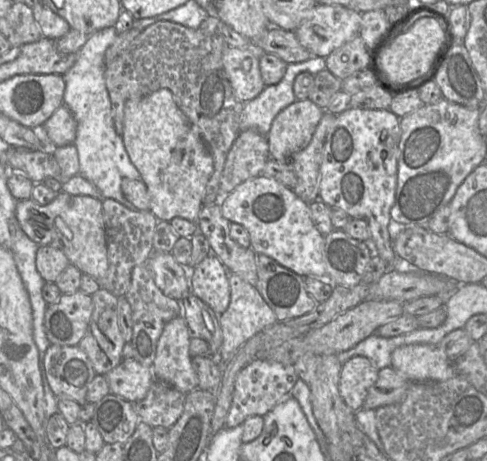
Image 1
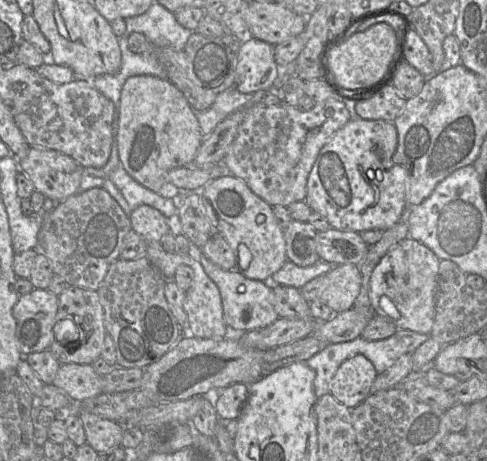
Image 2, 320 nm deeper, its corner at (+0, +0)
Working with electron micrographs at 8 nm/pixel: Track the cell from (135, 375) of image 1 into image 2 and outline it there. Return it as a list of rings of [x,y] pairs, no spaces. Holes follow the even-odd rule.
[[[63,363],[52,384],[64,390],[73,402],[79,402],[101,394],[102,380],[91,364]]]

